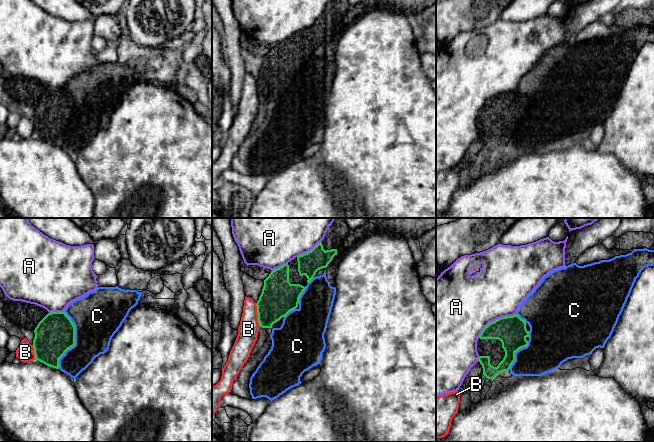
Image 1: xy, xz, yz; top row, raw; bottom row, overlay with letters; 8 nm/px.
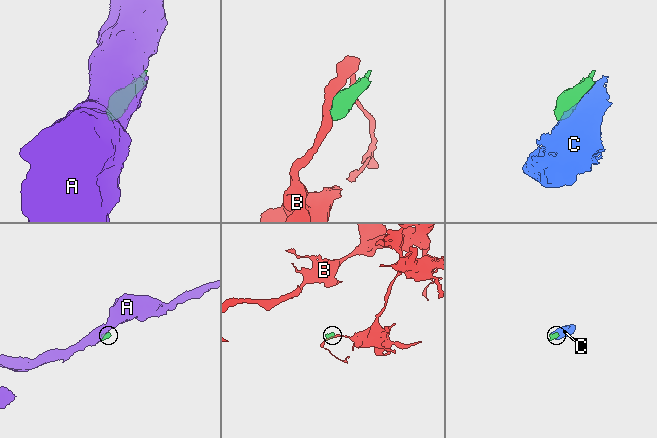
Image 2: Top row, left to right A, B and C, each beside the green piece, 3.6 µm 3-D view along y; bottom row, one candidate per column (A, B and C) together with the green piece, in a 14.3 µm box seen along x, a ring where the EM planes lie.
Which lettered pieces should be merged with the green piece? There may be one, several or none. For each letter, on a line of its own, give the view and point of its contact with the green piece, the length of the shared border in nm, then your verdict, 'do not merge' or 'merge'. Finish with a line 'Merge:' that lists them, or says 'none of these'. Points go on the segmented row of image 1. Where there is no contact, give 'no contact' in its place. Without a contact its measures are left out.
A: yz (495, 320) | 360 nm | do not merge
B: xz (258, 315) | 200 nm | do not merge
C: xy (74, 340) | 460 nm | merge
Merge: C

